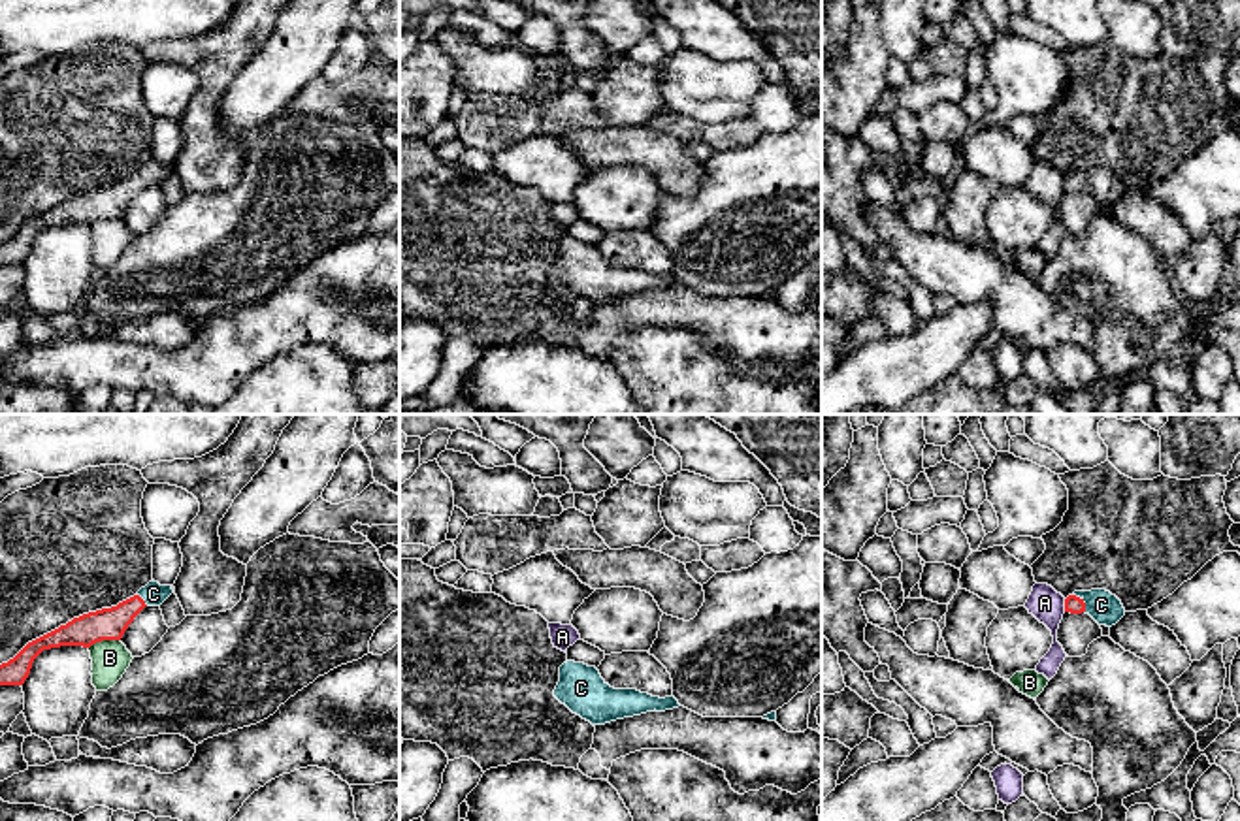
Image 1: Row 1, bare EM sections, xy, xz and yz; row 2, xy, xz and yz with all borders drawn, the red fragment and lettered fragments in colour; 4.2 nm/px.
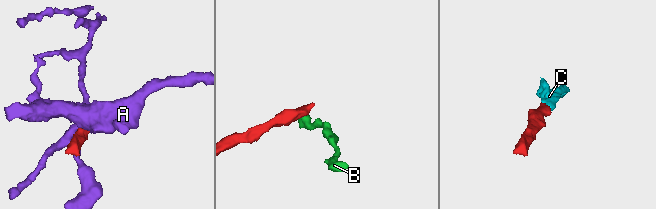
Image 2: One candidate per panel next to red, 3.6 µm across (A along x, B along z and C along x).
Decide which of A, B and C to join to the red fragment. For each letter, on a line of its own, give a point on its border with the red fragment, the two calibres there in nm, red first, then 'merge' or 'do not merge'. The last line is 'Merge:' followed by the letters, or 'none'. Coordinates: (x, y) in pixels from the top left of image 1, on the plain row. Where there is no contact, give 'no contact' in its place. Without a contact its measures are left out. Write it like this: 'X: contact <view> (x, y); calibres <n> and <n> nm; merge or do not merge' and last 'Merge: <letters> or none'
A: contact yz (1065, 183); calibres 80 and 150 nm; do not merge
B: contact xy (104, 217); calibres 140 and 160 nm; do not merge
C: contact yz (1082, 179); calibres 80 and 140 nm; merge
Merge: C

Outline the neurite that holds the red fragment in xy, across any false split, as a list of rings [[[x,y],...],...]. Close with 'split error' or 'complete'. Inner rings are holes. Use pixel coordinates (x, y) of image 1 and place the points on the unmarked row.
[[[149,160],[134,175],[111,186],[73,196],[66,203],[28,220],[13,237],[0,243],[0,264],[23,264],[34,237],[51,226],[83,224],[90,226],[102,218],[121,218],[128,203],[145,185],[160,185],[173,171],[171,164]]]; split error

